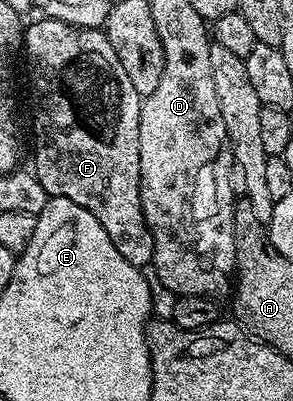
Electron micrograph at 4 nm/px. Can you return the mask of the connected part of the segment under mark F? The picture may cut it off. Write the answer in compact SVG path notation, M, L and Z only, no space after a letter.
M37 18L36 23L27 23L23 32L22 54L27 55L27 83L31 86L31 99L35 102L35 108L31 111L31 127L35 130L35 167L33 174L40 185L45 189L48 197L65 197L73 201L73 205L81 205L81 209L89 209L97 221L101 221L101 229L109 233L109 241L117 245L117 253L129 261L129 265L143 269L151 263L153 257L153 233L145 221L145 213L141 205L141 193L139 192L139 109L141 106L140 88L129 81L129 73L125 73L125 65L121 65L116 44L110 43L102 34L102 30L75 27L65 21Z

